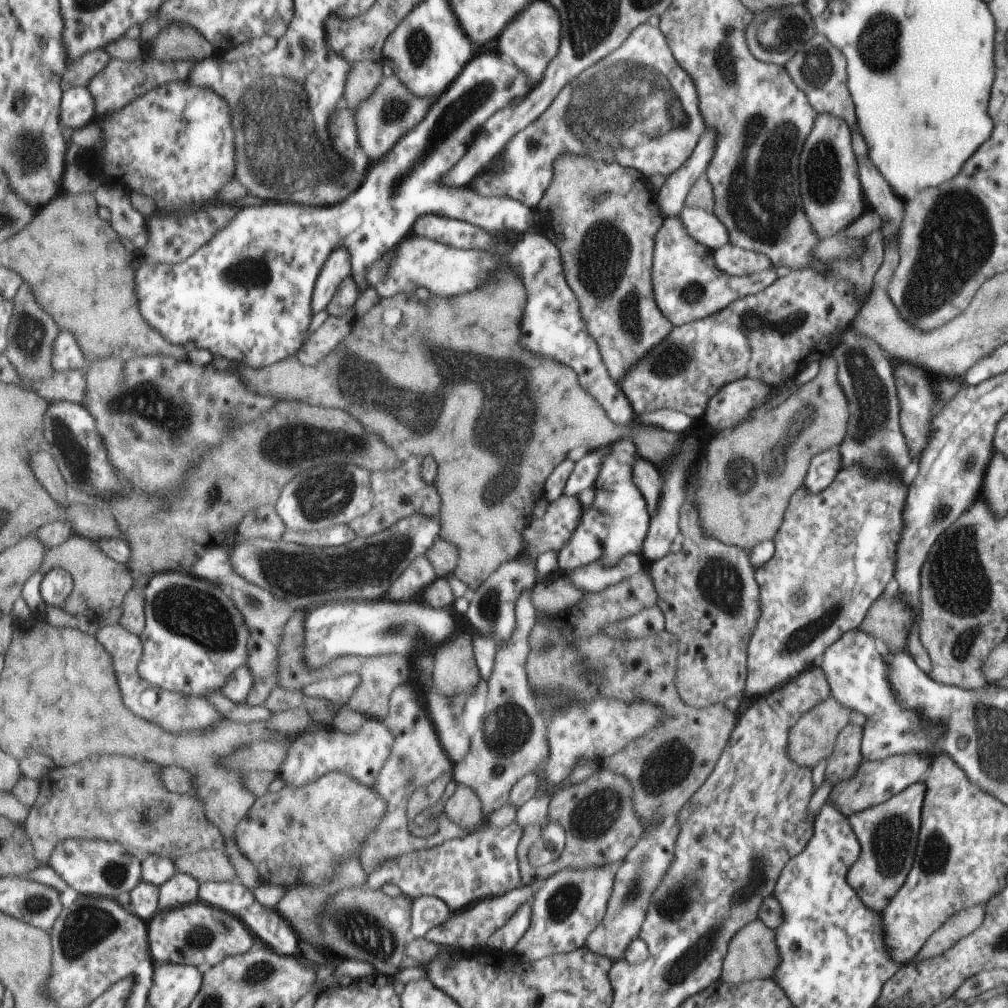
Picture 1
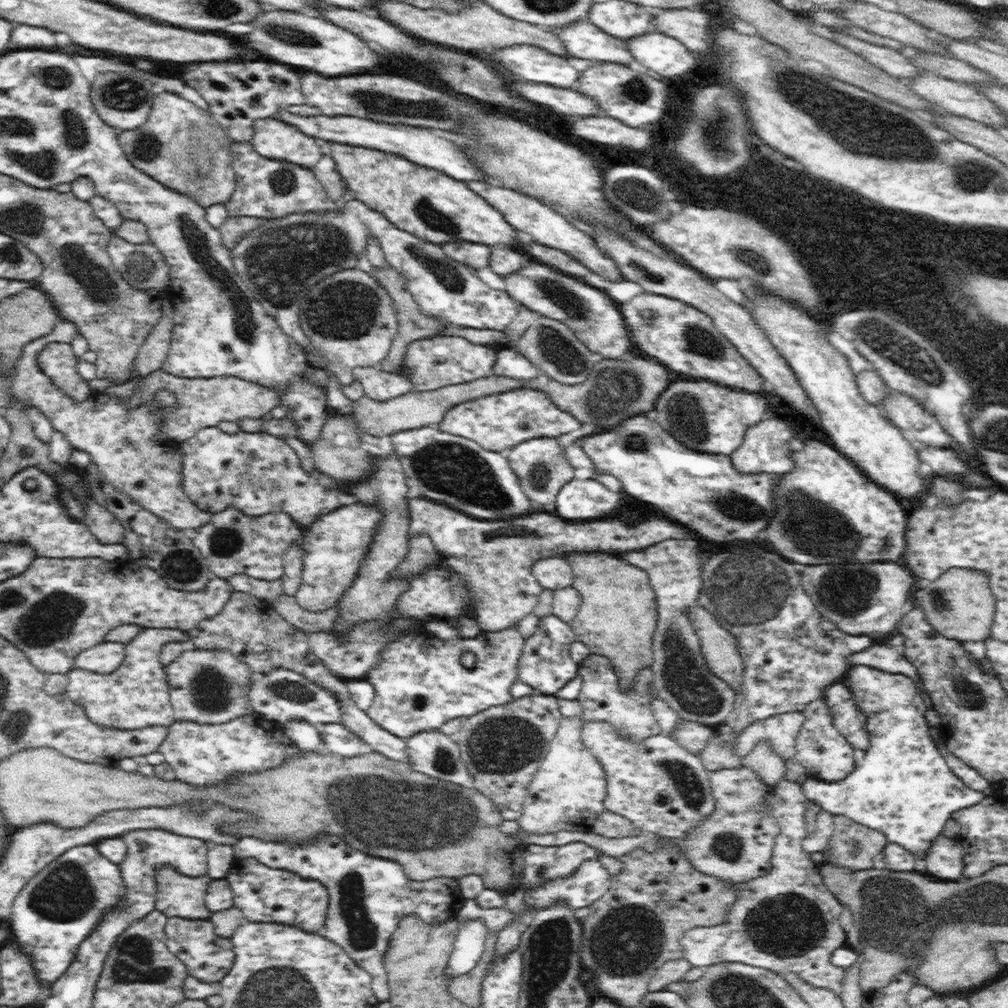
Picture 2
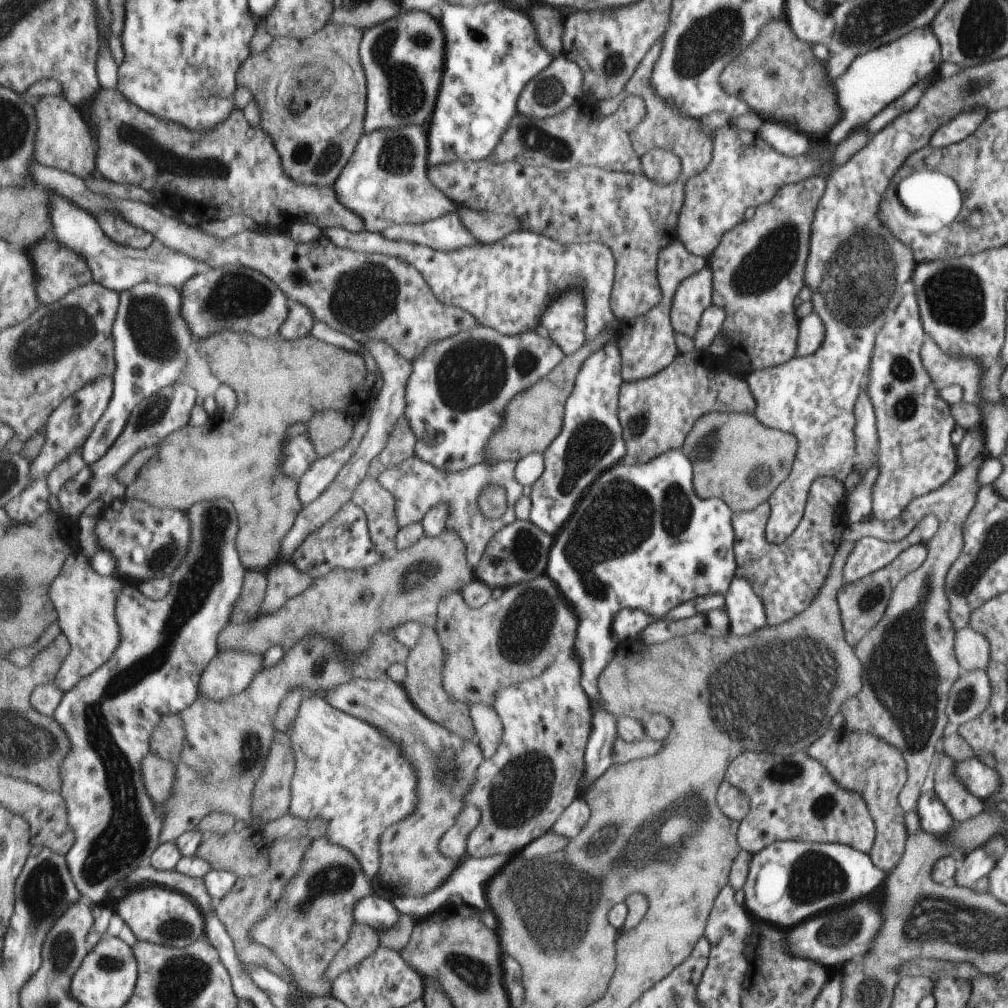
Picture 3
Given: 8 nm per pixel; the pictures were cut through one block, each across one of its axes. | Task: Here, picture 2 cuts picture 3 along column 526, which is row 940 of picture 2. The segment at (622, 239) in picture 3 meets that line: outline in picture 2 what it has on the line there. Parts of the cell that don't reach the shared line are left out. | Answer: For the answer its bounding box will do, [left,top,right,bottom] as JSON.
[165,917,235,983]

